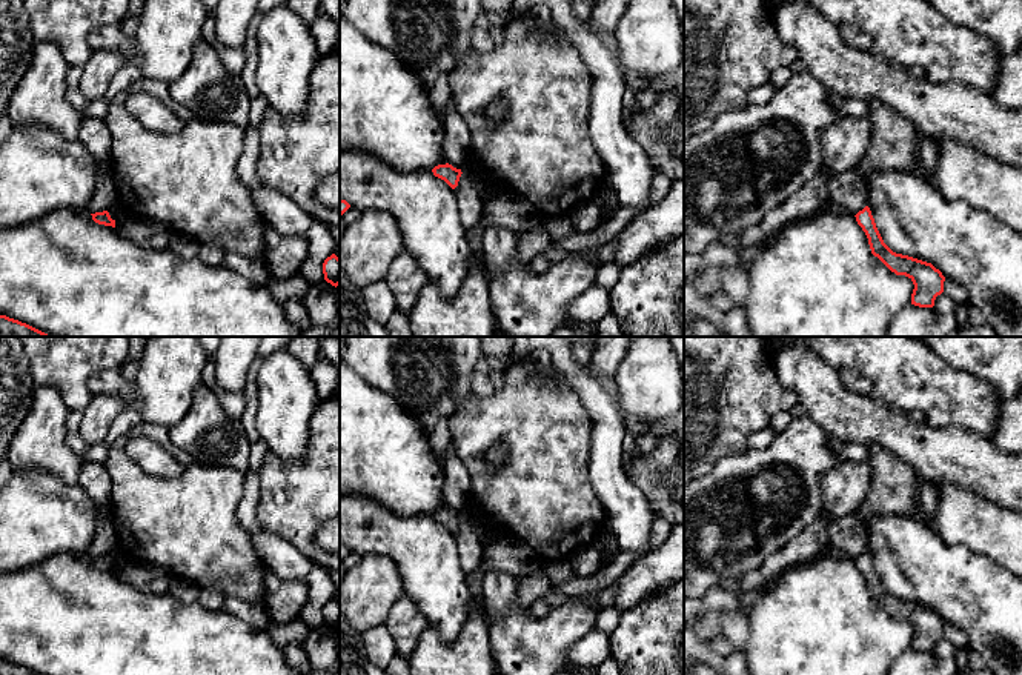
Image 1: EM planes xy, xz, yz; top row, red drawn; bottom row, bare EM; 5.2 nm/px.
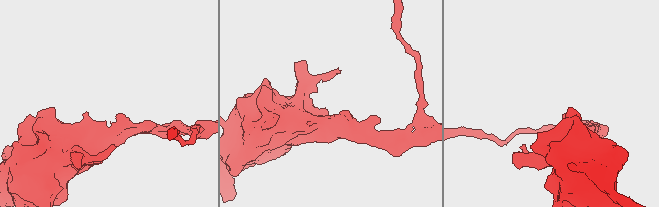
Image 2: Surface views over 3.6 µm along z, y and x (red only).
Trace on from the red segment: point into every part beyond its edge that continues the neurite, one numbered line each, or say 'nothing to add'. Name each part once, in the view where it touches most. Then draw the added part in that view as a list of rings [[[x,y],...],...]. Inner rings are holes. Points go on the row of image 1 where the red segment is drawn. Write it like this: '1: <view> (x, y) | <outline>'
nothing to add

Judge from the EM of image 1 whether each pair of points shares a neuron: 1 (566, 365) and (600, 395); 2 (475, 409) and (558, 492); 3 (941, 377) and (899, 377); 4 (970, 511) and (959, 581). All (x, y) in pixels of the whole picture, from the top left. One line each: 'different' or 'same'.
1: same
2: same
3: same
4: different

